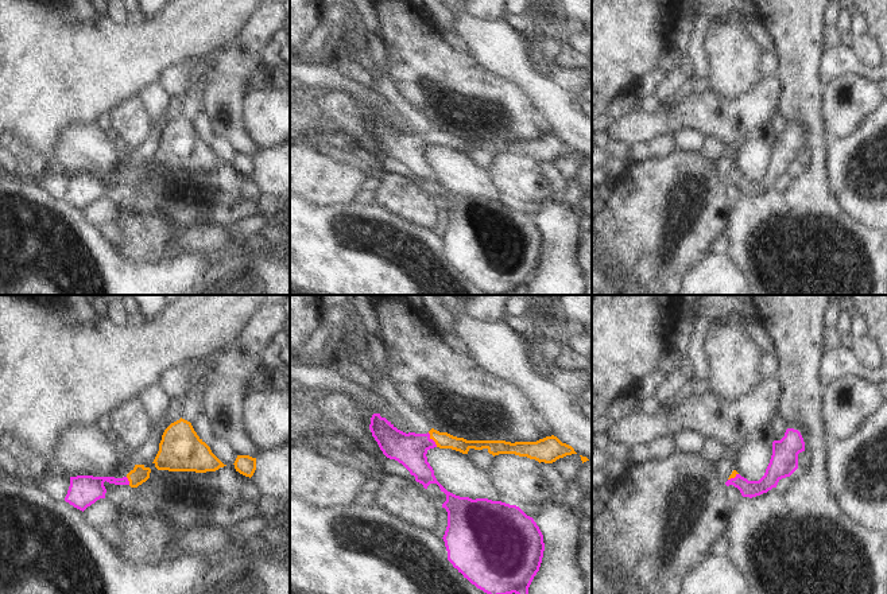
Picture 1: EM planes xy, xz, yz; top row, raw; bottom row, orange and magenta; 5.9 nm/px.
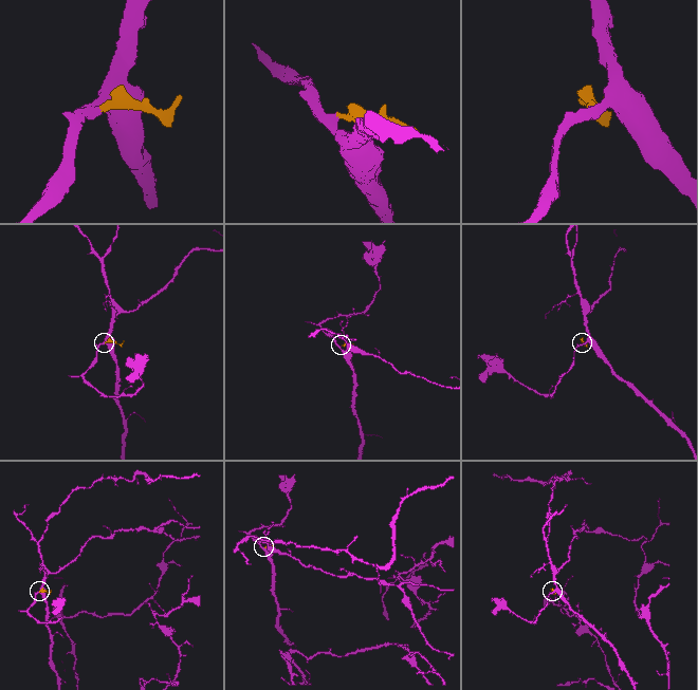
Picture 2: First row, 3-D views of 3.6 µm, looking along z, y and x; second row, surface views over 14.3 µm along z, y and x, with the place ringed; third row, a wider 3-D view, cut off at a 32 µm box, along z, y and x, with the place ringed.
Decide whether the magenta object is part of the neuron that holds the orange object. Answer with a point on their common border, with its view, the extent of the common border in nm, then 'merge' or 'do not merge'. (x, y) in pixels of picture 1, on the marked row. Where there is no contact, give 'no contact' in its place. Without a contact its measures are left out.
contact xz (432, 438); length 110 nm; merge

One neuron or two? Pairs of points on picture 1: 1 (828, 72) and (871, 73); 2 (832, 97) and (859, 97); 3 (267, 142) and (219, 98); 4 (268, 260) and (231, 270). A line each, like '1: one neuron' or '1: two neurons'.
1: one neuron
2: one neuron
3: two neurons
4: one neuron

